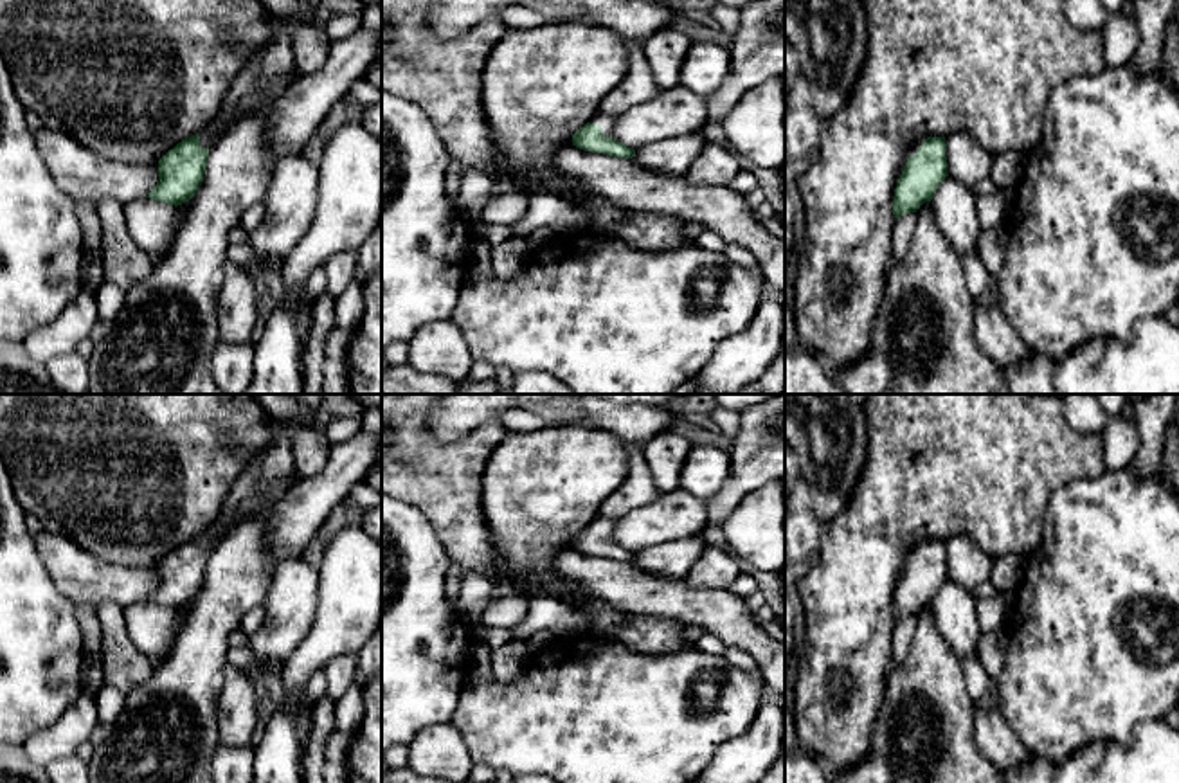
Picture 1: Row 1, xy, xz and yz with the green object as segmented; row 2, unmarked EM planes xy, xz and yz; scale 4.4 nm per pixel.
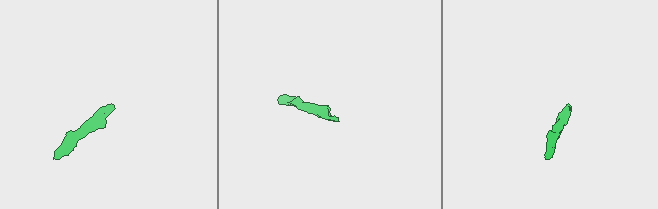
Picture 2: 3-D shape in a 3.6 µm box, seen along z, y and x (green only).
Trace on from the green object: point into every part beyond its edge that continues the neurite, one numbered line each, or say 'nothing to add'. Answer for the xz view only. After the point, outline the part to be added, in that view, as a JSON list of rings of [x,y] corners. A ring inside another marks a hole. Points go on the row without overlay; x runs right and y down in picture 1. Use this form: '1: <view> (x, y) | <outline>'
1: xz (607, 526) | [[[598,515],[589,526],[590,526],[590,527],[599,527],[599,529],[601,529],[601,536],[603,536],[605,540],[612,540],[614,526],[616,526],[614,520],[608,520],[608,518]]]

